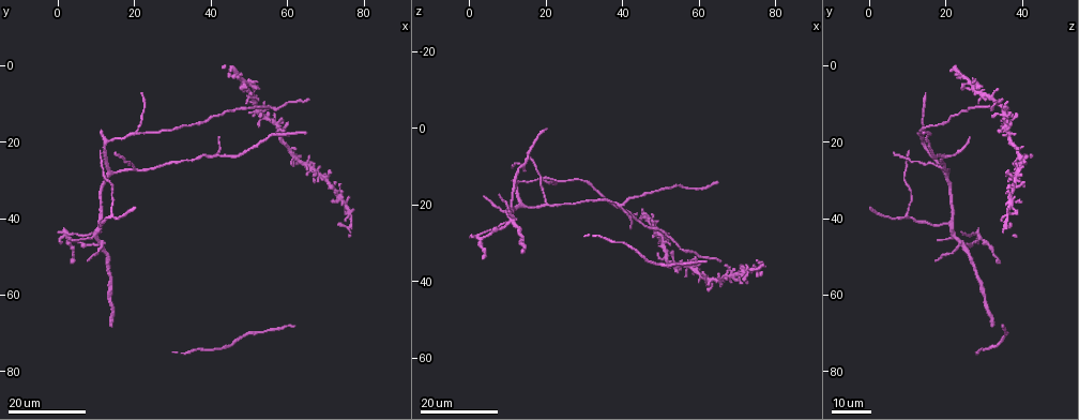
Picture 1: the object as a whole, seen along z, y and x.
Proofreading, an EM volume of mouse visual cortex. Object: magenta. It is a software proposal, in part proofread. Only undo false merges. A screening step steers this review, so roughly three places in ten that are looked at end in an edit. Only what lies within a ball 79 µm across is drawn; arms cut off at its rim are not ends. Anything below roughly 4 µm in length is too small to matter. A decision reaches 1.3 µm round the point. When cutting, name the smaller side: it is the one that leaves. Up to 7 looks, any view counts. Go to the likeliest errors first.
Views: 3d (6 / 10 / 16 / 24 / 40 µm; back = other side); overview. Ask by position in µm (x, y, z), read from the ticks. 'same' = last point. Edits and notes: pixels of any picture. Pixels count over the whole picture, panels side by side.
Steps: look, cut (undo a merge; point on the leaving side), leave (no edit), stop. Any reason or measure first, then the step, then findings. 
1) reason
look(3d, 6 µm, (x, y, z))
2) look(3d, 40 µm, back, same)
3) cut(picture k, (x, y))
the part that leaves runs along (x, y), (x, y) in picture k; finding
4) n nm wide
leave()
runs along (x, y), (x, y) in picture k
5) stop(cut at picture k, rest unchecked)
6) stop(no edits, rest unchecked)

side arm on a straight run
look(3d, 16 µm, (19.0, 18.0, 13.0))

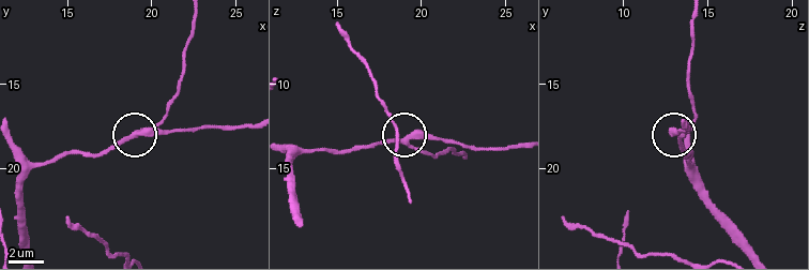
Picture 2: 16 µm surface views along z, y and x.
look(3d, 6 µm, (19.3, 17.8, 13.4))

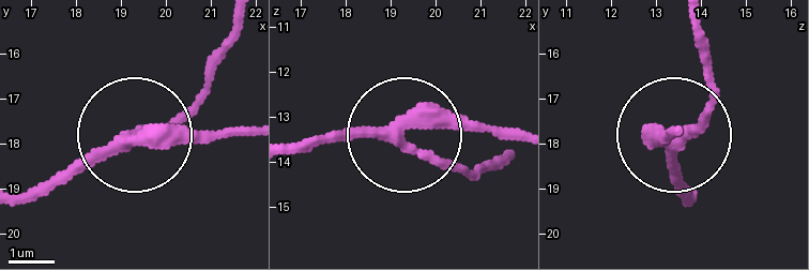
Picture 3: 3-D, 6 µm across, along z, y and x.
3 arms
leave()
runs along (296, 148), (388, 136), (476, 170) in picture 3; all the same neuron

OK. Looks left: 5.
thin arm on a thick one
look(3d, 16 µm, (14.0, 39.5, 9.5))

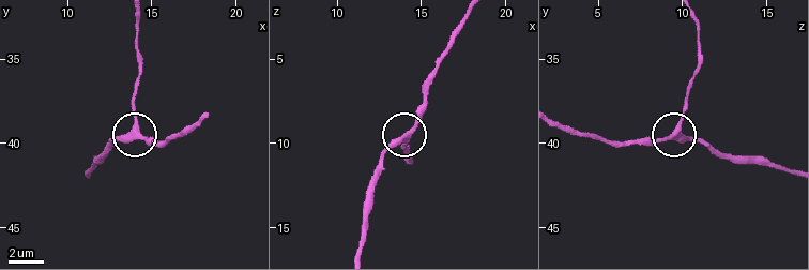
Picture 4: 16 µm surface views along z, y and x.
look(3d, 6 µm, (14.1, 39.1, 9.9))

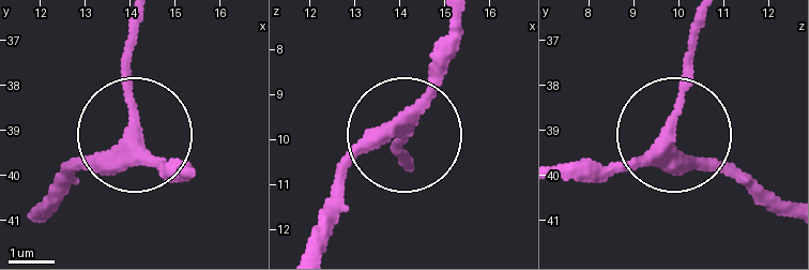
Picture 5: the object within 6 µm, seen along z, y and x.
side arm 13 µm
leave()
runs along (311, 248), (349, 167), (407, 121), (457, 44) in picture 5; all the same neuron

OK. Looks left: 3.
look(3d, 16 µm, (10.5, 41.5, 21.0))

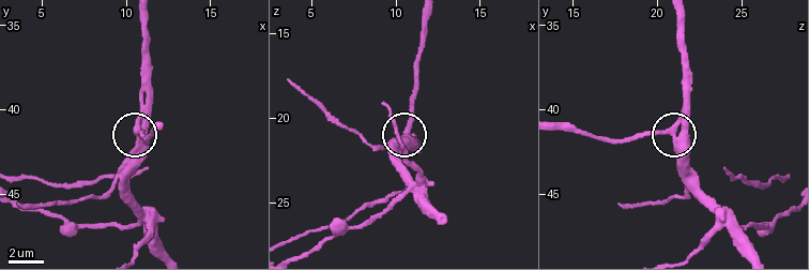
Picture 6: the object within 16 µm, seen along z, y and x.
closer look
look(3d, 10 µm, (10.6, 41.4, 20.7))

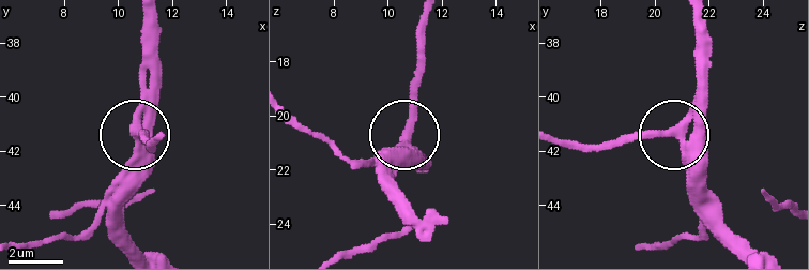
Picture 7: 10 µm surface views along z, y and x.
leave()
runs along (692, 19), (699, 40), (692, 116), (665, 136), (583, 144) in picture 7; one neuron here

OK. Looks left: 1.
stop(no edits, rest unchecked)

